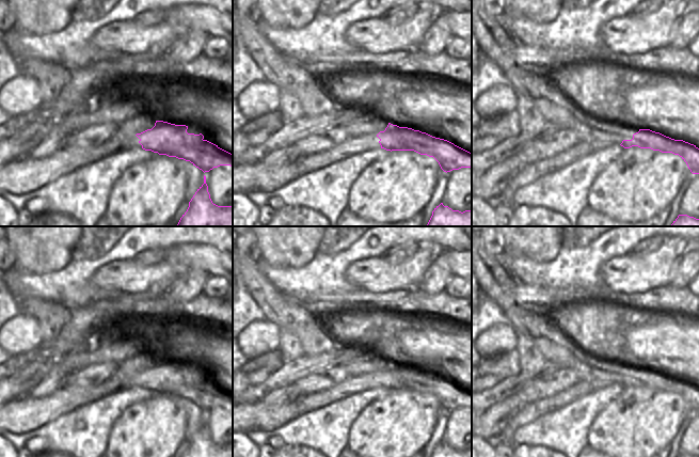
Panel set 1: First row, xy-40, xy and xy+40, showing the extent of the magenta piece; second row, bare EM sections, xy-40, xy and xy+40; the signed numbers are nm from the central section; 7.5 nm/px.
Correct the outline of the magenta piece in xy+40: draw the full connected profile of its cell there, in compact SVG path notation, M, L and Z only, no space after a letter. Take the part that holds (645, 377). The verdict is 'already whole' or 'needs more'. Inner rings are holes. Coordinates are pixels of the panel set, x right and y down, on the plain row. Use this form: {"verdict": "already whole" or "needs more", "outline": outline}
{"verdict": "already whole", "outline": "M639 368L632 379L623 379L620 384L624 388L638 385L679 394L693 413L699 413L699 388L683 379L674 379L650 368Z"}

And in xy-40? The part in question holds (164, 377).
{"verdict": "already whole", "outline": "M156 360L152 368L147 368L136 375L140 378L139 382L143 389L190 400L204 412L220 405L233 406L233 393L205 379L202 373L188 373L187 368L188 365L186 364L175 364L163 360Z"}

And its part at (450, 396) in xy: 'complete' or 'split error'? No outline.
complete

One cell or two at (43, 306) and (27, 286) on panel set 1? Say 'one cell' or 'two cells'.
two cells

